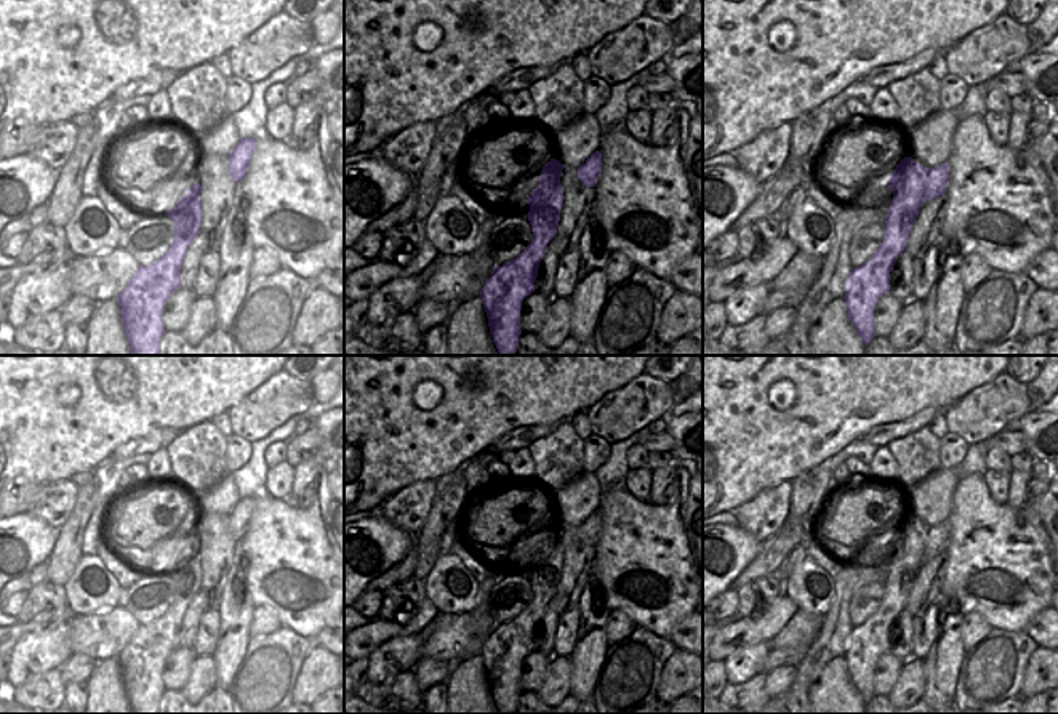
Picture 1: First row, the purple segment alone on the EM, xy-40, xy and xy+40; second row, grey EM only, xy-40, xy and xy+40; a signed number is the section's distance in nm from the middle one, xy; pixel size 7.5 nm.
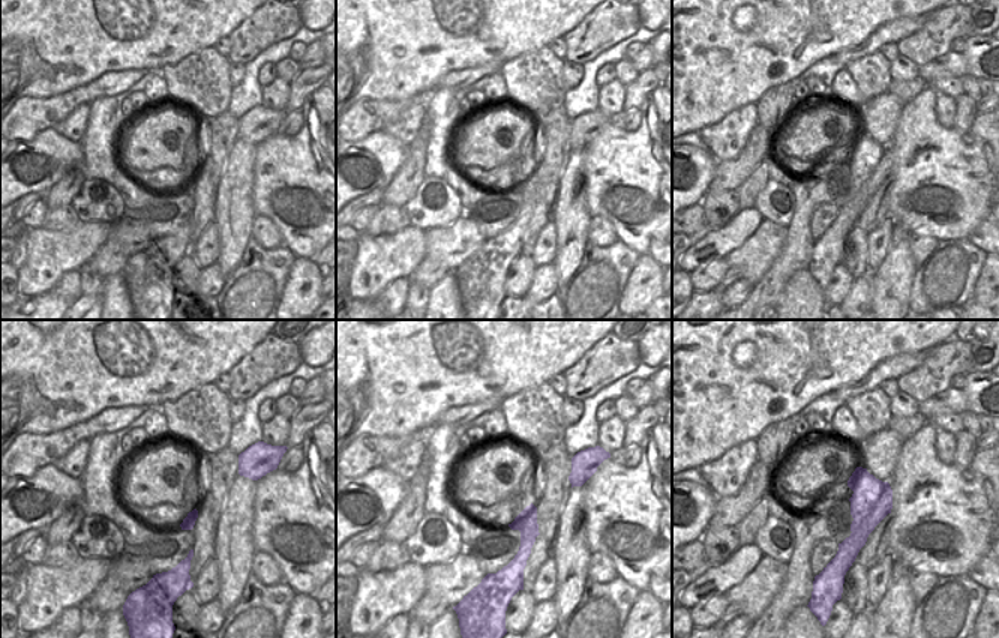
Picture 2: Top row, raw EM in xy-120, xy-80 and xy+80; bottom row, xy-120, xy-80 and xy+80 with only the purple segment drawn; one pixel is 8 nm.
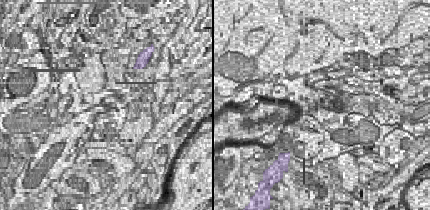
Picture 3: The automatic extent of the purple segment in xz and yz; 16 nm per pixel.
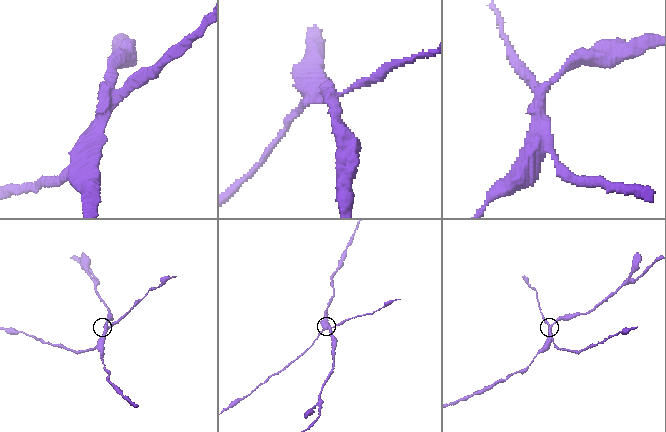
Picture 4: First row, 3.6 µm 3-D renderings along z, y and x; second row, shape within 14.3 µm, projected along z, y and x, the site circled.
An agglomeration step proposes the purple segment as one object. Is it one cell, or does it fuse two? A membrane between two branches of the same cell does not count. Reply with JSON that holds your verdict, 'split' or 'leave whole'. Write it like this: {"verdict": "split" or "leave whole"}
{"verdict": "split"}

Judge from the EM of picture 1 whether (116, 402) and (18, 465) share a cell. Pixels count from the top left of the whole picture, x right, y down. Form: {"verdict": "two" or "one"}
{"verdict": "one"}

